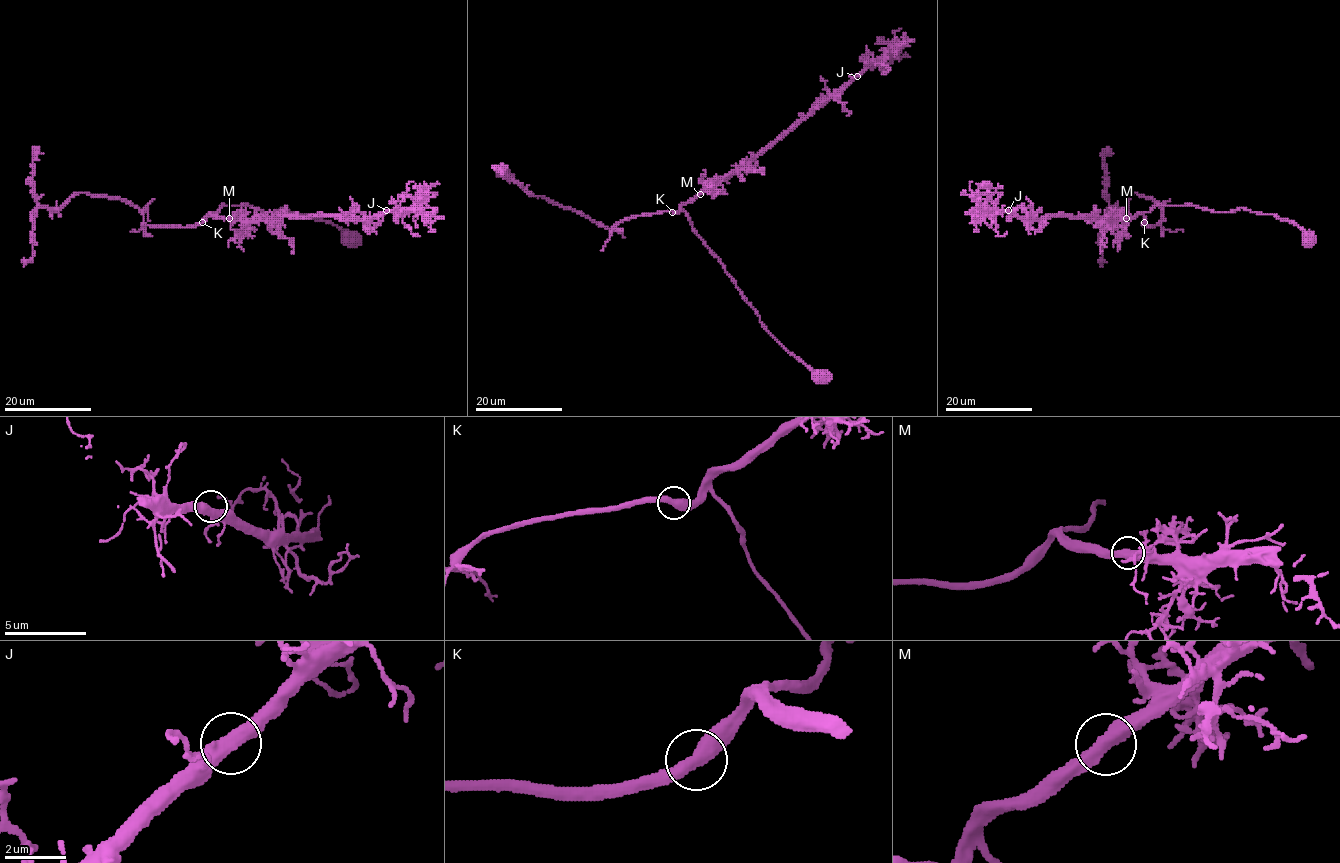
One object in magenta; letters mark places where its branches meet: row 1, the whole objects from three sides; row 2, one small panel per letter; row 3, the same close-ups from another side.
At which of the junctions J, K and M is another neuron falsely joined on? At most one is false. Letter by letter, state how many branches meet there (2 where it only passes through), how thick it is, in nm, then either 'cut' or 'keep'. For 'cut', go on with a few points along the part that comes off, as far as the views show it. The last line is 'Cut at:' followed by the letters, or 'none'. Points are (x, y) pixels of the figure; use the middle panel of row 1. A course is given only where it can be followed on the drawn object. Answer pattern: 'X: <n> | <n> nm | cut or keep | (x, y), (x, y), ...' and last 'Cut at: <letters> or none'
J: 2 | 480 nm | keep
K: 2 | 460 nm | keep
M: 2 | 480 nm | keep
Cut at: none

